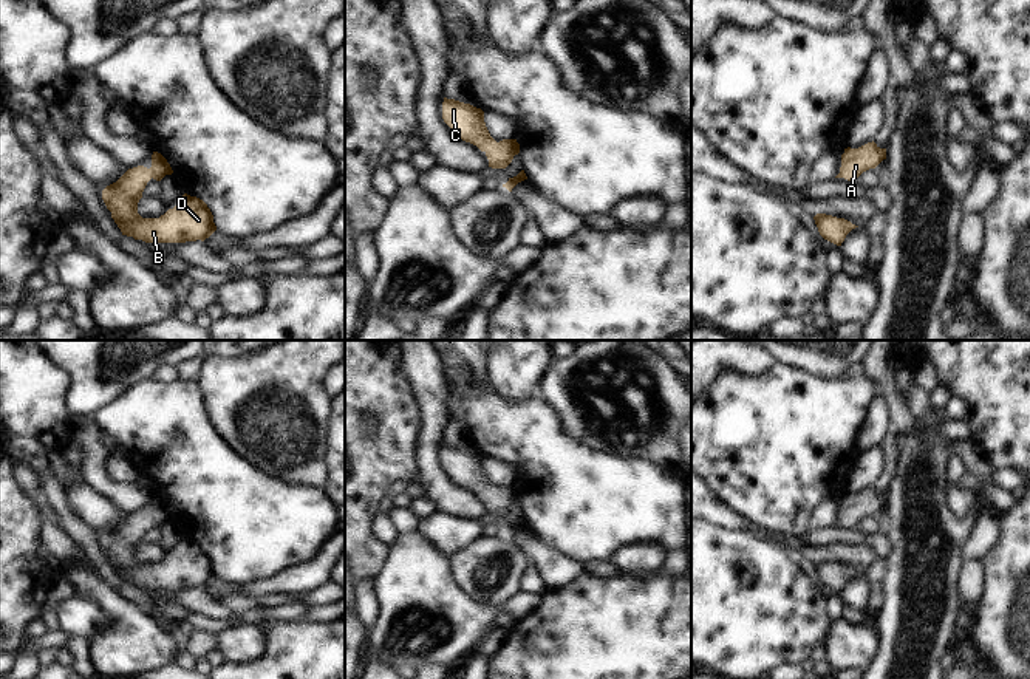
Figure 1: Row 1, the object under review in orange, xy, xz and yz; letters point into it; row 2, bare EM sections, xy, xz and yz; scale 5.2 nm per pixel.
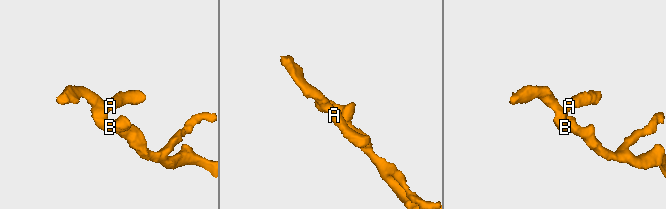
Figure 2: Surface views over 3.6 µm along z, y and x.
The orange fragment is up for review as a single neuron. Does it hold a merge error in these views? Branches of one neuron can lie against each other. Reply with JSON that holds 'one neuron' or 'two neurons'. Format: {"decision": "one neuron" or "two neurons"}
{"decision": "one neuron"}

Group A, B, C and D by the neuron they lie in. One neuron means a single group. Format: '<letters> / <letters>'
A B C D

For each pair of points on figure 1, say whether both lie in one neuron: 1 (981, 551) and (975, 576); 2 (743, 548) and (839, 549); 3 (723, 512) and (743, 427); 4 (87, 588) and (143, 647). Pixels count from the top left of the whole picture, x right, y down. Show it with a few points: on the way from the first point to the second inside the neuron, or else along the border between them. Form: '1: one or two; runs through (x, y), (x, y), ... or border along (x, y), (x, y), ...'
1: two; border along (968, 562), (979, 565)
2: two; border along (778, 543), (783, 549)
3: two; border along (707, 487), (723, 504), (749, 523)
4: one; runs through (104, 593), (130, 619), (133, 630)

